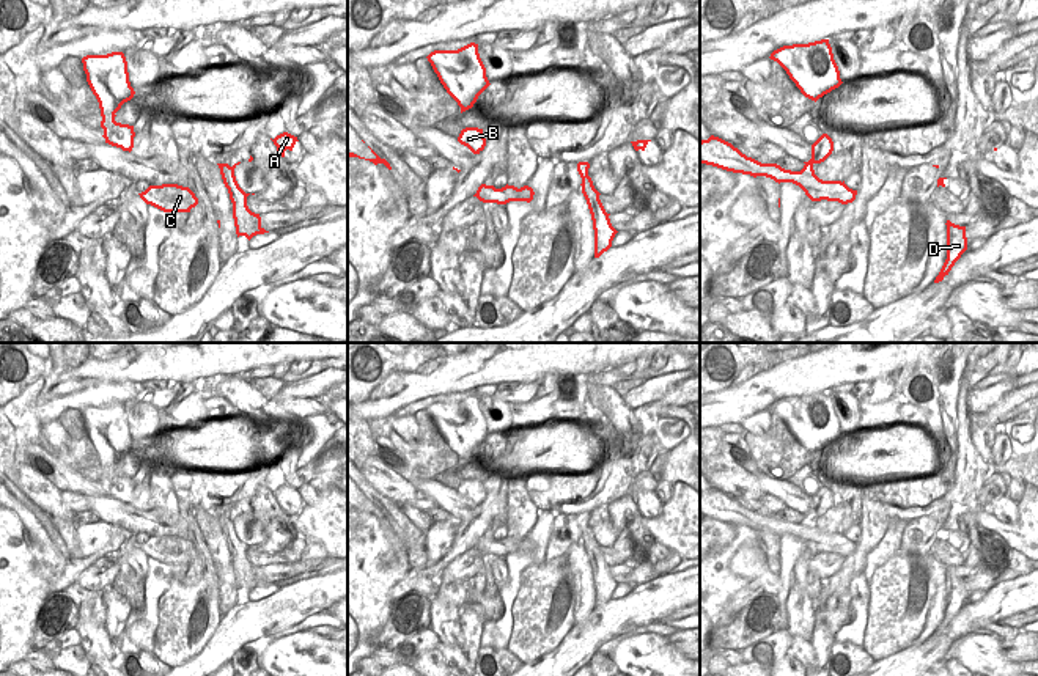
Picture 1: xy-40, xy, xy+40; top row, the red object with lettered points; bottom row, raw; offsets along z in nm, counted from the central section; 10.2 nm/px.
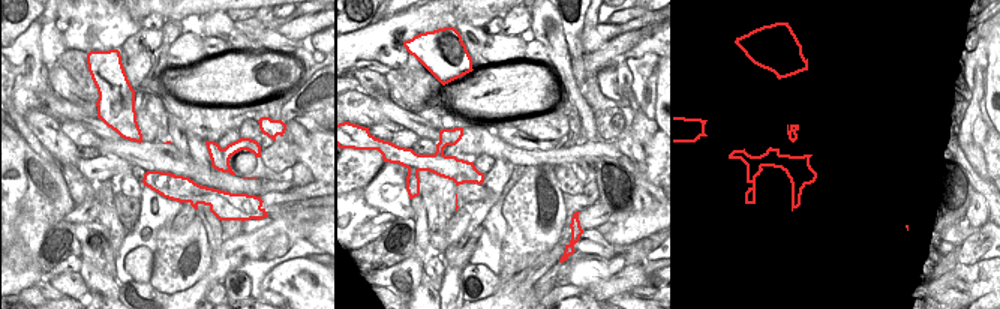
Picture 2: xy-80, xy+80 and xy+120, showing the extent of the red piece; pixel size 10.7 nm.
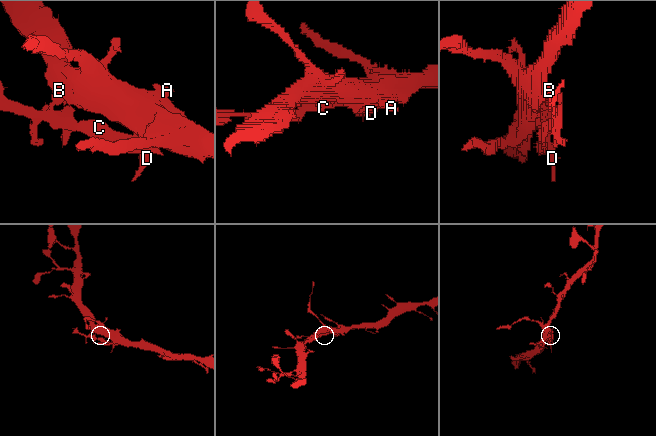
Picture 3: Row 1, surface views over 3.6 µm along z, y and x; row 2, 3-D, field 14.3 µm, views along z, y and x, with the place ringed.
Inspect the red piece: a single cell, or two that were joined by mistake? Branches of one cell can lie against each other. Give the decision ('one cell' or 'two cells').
two cells

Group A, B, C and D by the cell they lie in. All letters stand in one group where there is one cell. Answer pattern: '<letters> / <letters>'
A B / C D

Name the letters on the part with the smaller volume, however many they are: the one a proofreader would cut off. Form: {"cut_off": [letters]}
{"cut_off": ["C", "D"]}

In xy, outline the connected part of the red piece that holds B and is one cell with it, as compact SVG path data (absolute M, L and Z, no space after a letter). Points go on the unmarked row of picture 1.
M466 479L461 483L458 494L467 498L473 506L480 506L486 498L483 481Z

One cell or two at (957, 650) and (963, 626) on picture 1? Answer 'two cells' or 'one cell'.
two cells

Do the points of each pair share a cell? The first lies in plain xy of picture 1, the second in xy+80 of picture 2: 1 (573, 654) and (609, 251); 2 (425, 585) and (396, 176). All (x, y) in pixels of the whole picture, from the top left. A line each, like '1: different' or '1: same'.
1: different
2: same

